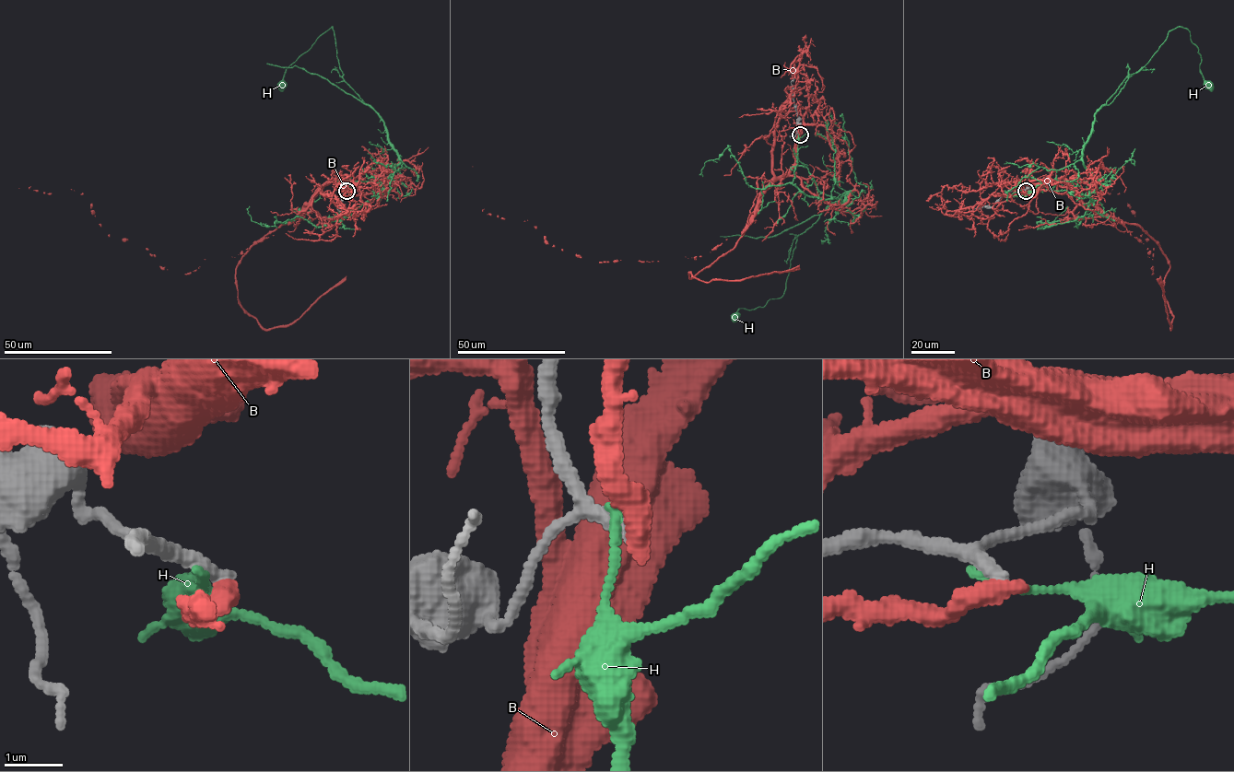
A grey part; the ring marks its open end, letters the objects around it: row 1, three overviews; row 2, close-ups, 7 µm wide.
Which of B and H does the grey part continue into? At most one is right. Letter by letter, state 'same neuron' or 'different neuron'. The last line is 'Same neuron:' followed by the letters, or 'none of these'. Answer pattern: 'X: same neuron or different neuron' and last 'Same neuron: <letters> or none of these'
B: different neuron
H: different neuron
Same neuron: none of these

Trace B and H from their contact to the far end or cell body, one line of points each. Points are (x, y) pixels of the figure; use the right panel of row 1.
B: (1026, 191), (1063, 179), (1135, 223), (1160, 251), (1153, 274), (1120, 193), (1057, 188)
H: (1025, 191), (1092, 181), (1082, 151), (1094, 114), (1177, 27), (1189, 31), (1208, 85)

